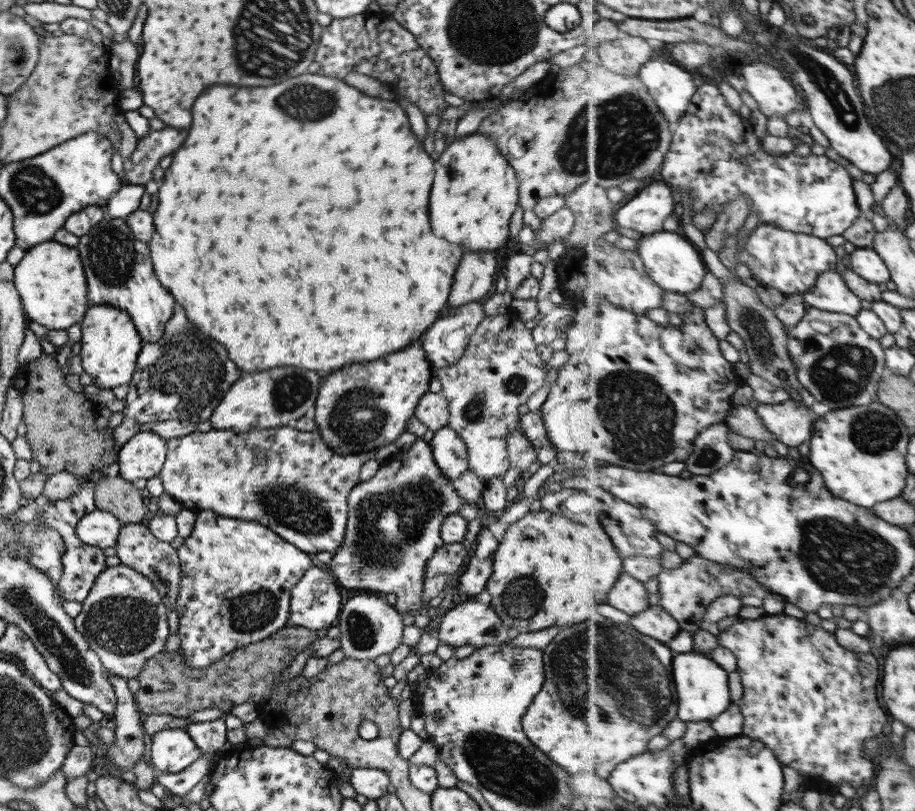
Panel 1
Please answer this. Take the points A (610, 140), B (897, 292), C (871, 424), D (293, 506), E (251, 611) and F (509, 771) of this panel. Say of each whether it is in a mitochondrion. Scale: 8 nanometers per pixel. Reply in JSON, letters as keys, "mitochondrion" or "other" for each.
{"A":"mitochondrion","B":"other","C":"mitochondrion","D":"mitochondrion","E":"mitochondrion","F":"mitochondrion"}

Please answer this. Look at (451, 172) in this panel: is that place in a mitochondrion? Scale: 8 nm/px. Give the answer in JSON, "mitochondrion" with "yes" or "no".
{"mitochondrion":"no"}

